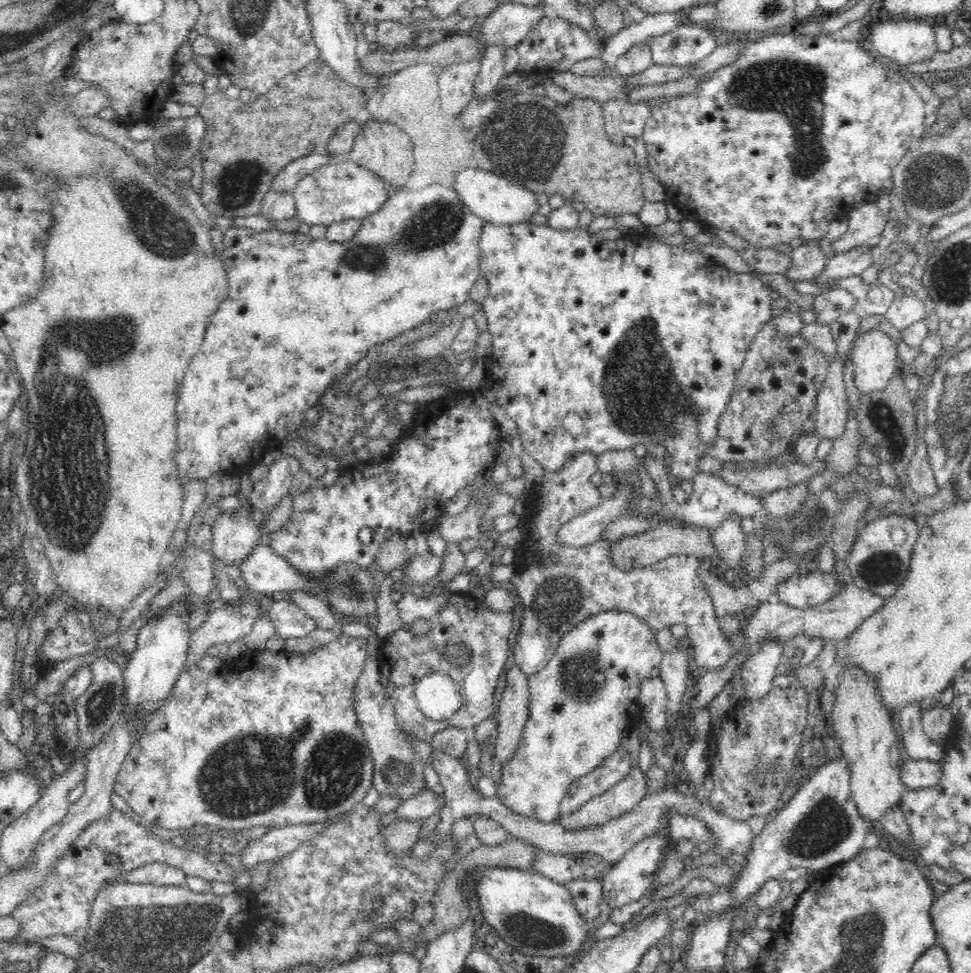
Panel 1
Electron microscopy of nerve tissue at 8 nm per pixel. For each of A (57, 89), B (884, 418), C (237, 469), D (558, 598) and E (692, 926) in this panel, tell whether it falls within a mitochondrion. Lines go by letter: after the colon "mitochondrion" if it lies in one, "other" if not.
A: other
B: mitochondrion
C: other
D: mitochondrion
E: other

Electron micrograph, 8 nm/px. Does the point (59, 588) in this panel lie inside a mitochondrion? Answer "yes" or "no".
no

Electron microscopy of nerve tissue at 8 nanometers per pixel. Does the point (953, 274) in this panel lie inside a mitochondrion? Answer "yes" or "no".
yes

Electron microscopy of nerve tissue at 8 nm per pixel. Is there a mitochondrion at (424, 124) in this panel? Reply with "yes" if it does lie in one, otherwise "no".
no

